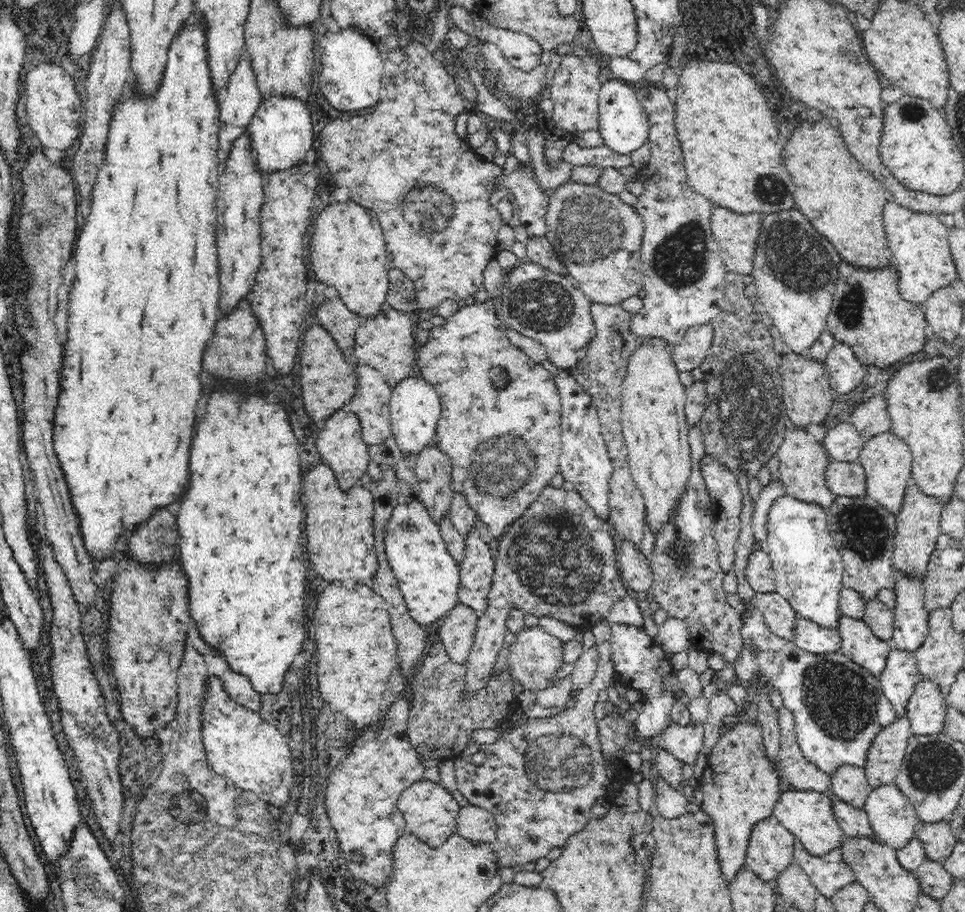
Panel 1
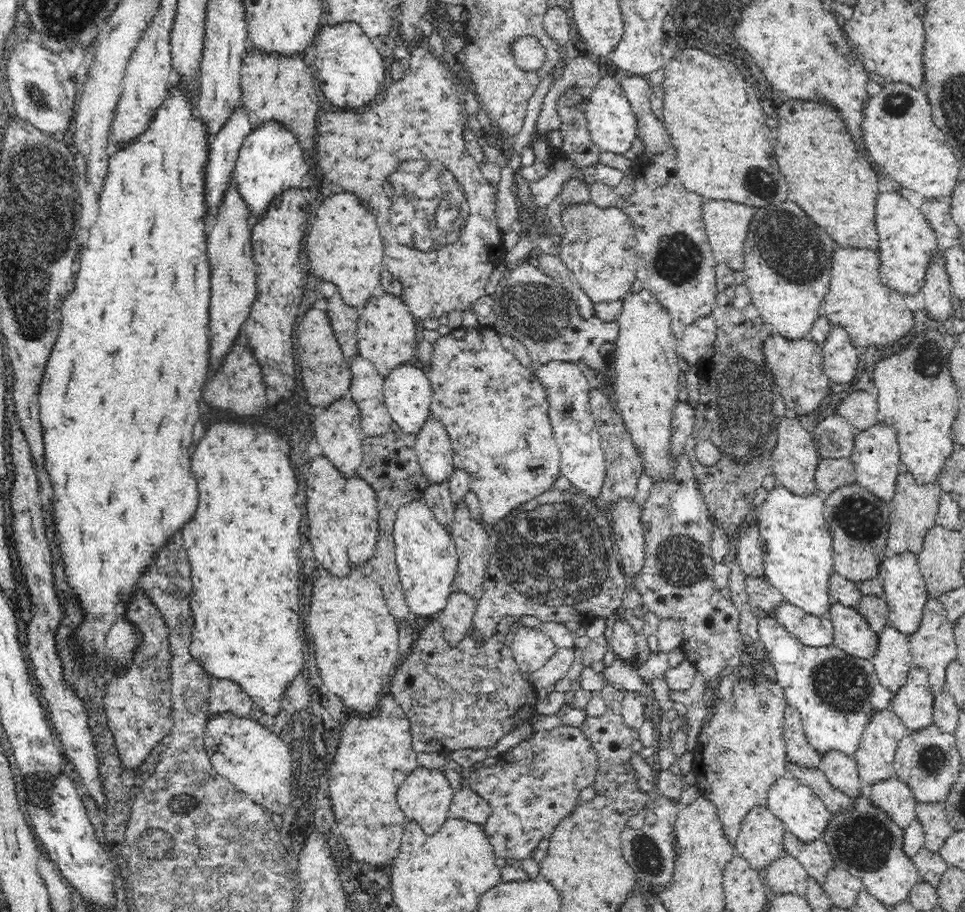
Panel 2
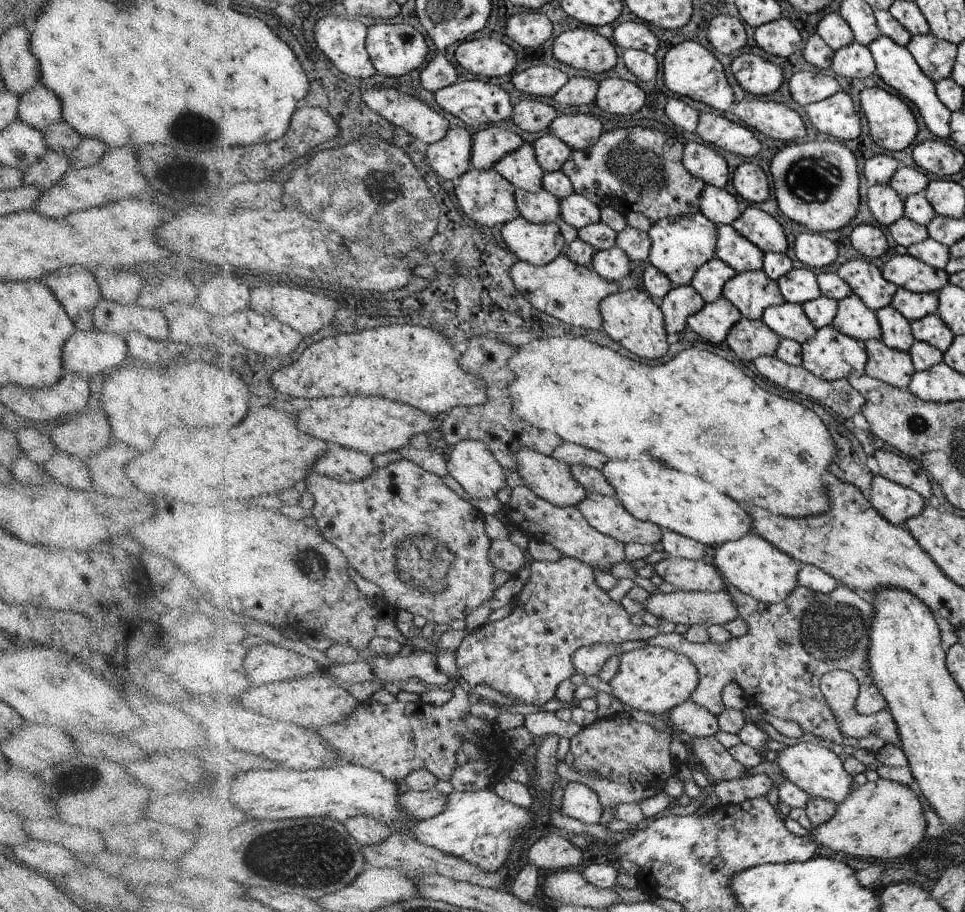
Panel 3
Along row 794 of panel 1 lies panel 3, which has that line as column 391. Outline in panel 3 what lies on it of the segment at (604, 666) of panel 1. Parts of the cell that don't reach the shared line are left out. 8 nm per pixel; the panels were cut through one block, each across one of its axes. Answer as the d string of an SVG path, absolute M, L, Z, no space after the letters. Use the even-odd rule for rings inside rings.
M406 458L400 461L393 462L386 467L379 468L370 478L359 483L347 483L329 476L324 476L319 472L311 474L310 478L306 480L308 491L315 498L315 506L312 510L320 532L325 537L332 541L336 546L339 546L350 560L358 572L367 580L376 583L383 589L384 596L396 605L399 609L405 609L416 616L424 616L429 625L436 622L438 625L452 624L454 620L467 620L468 615L476 610L479 606L489 603L493 599L494 590L494 572L496 567L493 565L489 557L490 538L484 532L484 520L480 516L480 511L476 509L468 500L464 500L458 492L454 492L441 476L422 468L419 464L412 462Z

